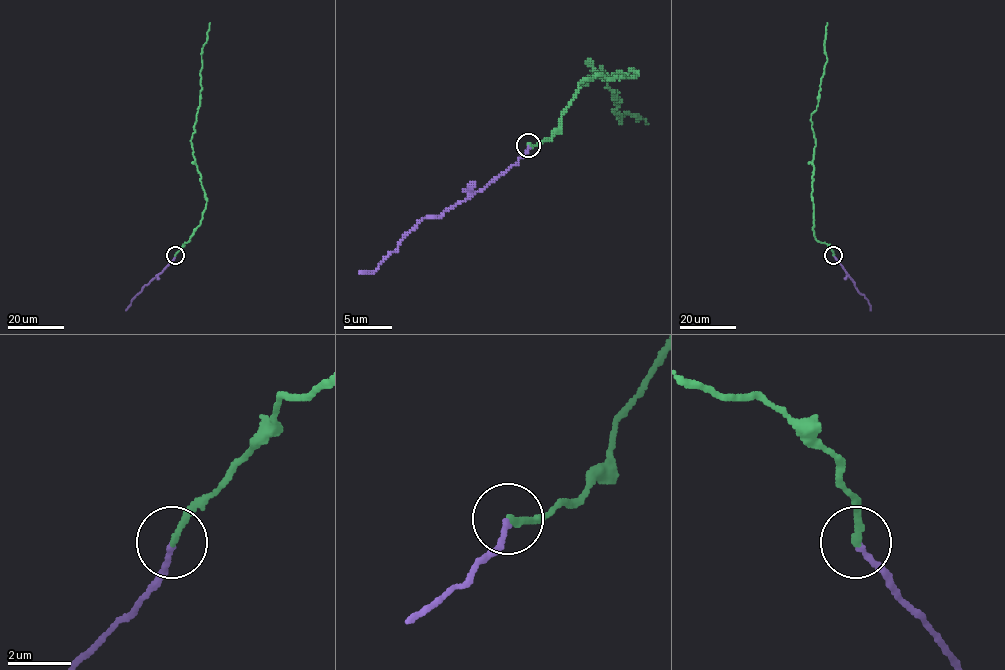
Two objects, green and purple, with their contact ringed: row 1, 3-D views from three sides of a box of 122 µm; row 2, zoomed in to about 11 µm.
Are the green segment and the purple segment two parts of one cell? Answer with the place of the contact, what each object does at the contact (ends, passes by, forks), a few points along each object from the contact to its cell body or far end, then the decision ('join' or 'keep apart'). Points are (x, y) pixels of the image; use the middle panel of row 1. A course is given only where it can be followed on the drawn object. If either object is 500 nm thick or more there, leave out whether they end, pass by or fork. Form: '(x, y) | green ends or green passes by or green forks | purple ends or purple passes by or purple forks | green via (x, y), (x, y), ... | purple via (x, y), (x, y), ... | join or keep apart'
(528, 145) | green ends | purple ends | green via (528, 145), (554, 133), (588, 78), (636, 73), (585, 85), (600, 68), (619, 124), (624, 114), (648, 124) | purple via (528, 145), (525, 153), (489, 184), (436, 218), (429, 218), (417, 225), (378, 266), (359, 273) | join

